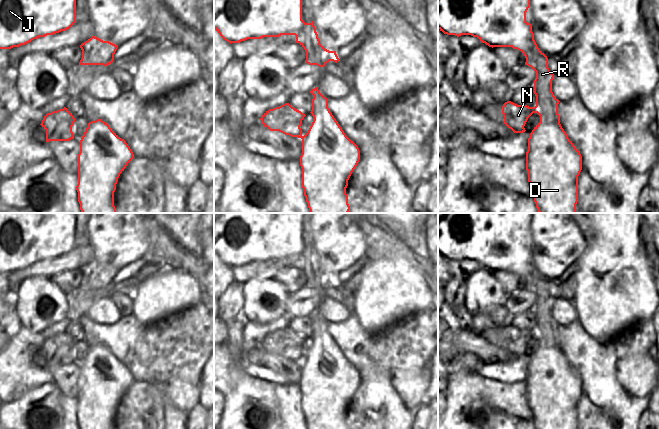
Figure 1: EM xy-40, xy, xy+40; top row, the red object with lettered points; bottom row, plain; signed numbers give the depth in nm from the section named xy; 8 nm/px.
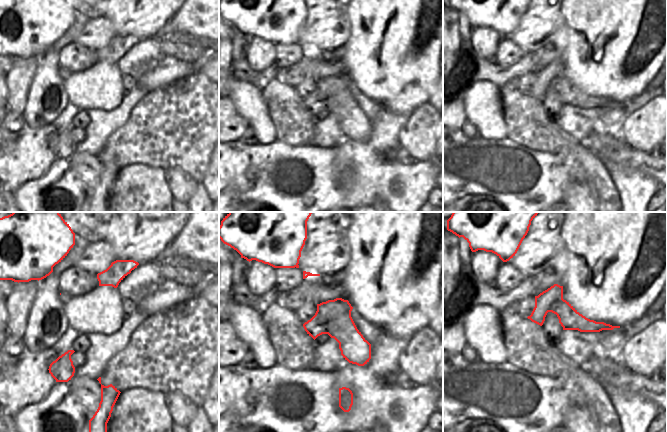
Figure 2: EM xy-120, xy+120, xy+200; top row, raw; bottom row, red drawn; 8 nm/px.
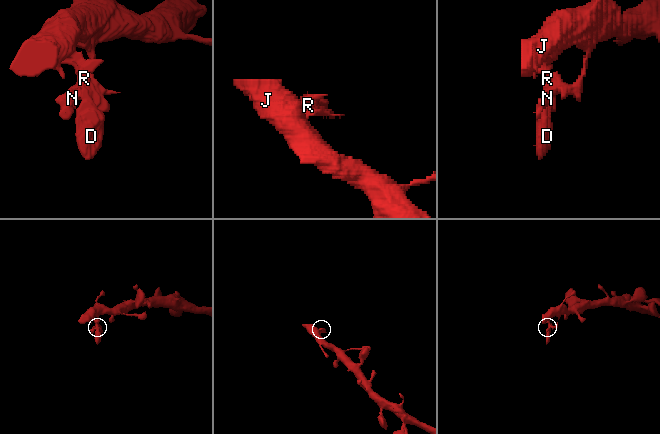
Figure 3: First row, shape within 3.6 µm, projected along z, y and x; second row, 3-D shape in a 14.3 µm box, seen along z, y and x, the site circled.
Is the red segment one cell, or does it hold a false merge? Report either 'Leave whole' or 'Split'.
Split.

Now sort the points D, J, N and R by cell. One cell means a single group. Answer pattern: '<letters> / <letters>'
D N R / J

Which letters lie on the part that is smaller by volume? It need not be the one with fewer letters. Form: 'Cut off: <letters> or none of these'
Cut off: D, N, R.

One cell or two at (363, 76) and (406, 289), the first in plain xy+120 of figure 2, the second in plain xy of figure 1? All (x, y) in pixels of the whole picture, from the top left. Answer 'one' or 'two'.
one

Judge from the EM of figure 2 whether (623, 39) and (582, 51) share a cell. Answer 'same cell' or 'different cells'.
same cell

